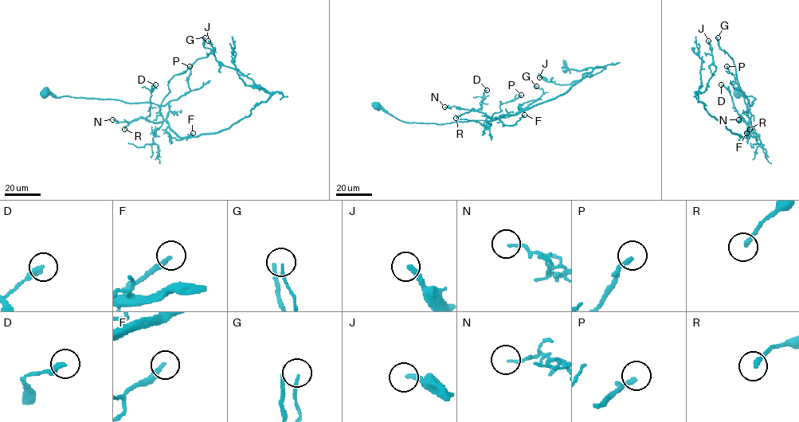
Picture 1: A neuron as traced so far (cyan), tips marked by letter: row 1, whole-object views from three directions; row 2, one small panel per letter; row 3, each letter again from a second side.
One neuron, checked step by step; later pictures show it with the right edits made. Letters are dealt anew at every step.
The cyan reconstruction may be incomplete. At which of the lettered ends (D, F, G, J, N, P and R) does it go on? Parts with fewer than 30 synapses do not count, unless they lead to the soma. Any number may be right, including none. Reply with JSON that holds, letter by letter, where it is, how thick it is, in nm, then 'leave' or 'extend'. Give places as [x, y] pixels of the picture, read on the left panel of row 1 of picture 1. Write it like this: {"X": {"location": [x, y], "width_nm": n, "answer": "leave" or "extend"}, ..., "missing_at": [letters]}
{"D": {"location": [155, 84], "width_nm": 320, "answer": "leave"}, "F": {"location": [193, 133], "width_nm": 200, "answer": "leave"}, "G": {"location": [205, 37], "width_nm": 110, "answer": "leave"}, "J": {"location": [208, 41], "width_nm": 240, "answer": "extend"}, "N": {"location": [112, 119], "width_nm": 120, "answer": "leave"}, "P": {"location": [189, 66], "width_nm": 200, "answer": "leave"}, "R": {"location": [124, 129], "width_nm": 220, "answer": "leave"}, "missing_at": ["J"]}

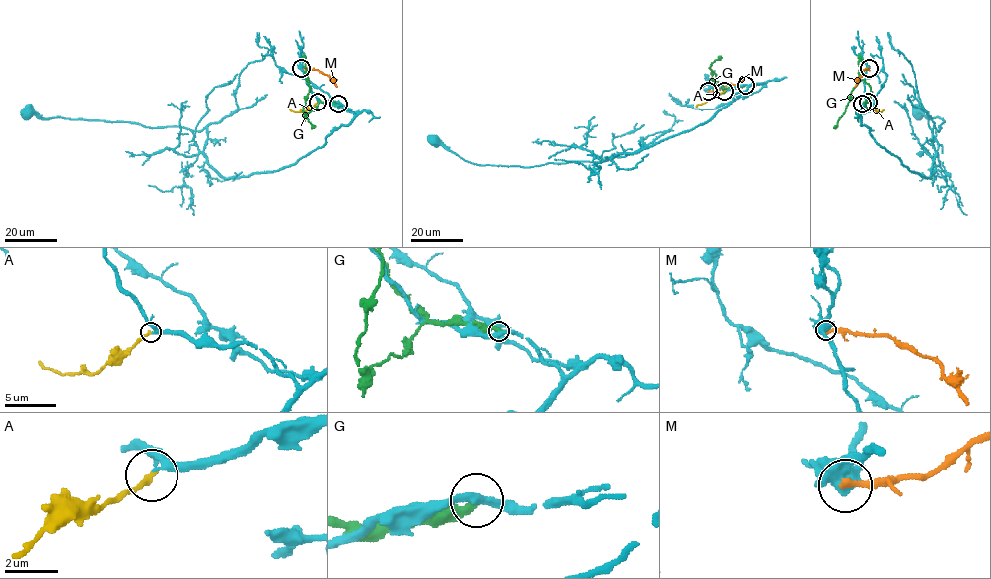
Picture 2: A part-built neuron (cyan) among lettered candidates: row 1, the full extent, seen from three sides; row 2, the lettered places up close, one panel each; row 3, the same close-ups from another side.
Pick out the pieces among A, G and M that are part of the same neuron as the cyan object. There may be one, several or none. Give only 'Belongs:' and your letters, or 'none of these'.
Belongs: A

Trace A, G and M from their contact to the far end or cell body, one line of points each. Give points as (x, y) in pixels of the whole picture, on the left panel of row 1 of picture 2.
A: (318, 102), (304, 111), (289, 109)
G: (338, 104), (317, 98), (307, 83), (308, 80), (309, 91), (303, 111), (314, 128)
M: (301, 68), (318, 70), (337, 87)

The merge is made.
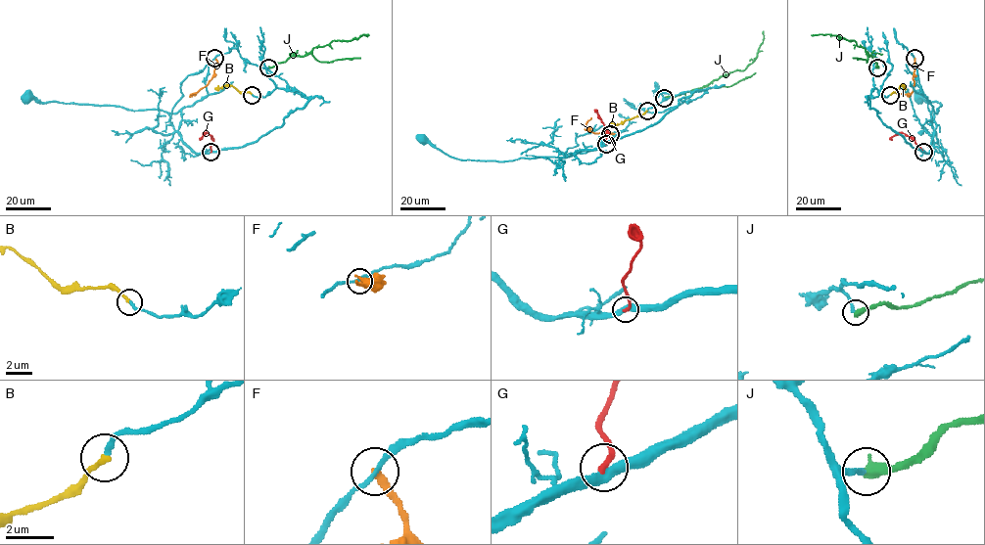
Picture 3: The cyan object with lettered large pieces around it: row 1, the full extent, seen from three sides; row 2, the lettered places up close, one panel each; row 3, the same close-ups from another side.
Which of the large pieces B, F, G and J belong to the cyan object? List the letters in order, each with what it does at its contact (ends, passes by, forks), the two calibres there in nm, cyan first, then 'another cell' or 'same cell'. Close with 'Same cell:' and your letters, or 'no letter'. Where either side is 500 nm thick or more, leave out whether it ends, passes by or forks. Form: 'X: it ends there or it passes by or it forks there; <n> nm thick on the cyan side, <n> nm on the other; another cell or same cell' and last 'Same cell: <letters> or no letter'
B: it ends there; 240 nm thick on the cyan side, 260 nm on the other; same cell
F: it ends there; 200 nm thick on the cyan side, 280 nm on the other; another cell
G: it ends there; 440 nm thick on the cyan side, 260 nm on the other; another cell
J: it ends there; 240 nm thick on the cyan side, 460 nm on the other; another cell
Same cell: B

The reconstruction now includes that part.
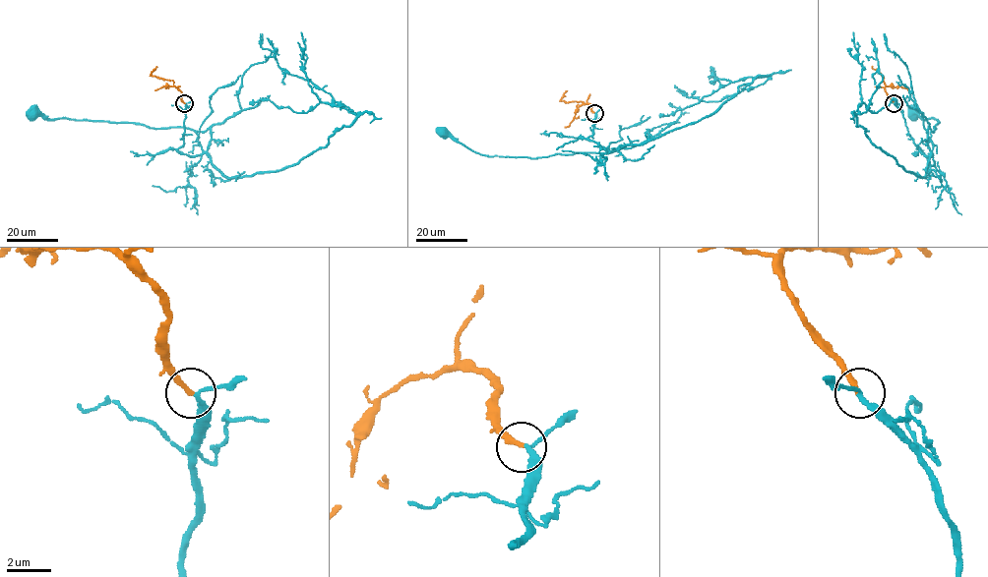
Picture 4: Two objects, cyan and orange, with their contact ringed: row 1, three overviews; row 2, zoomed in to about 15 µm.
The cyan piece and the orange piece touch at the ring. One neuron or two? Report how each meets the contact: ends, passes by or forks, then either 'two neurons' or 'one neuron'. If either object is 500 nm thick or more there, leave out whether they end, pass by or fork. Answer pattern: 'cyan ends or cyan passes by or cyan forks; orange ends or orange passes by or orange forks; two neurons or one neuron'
cyan passes by; orange ends; one neuron

